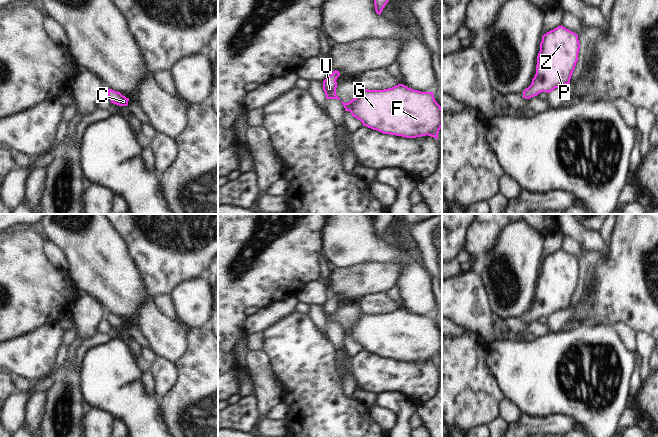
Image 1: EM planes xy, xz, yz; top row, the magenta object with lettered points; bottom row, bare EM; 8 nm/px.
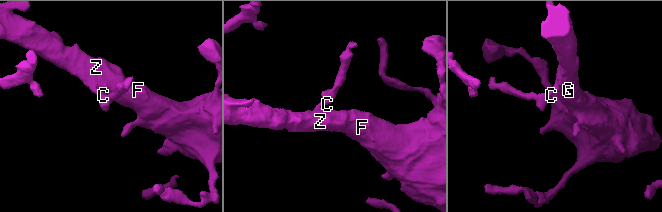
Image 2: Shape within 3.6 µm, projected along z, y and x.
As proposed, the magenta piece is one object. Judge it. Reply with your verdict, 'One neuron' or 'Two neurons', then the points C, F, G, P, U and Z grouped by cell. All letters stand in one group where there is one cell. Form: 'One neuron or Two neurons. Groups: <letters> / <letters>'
One neuron. Groups: C F G P U Z

